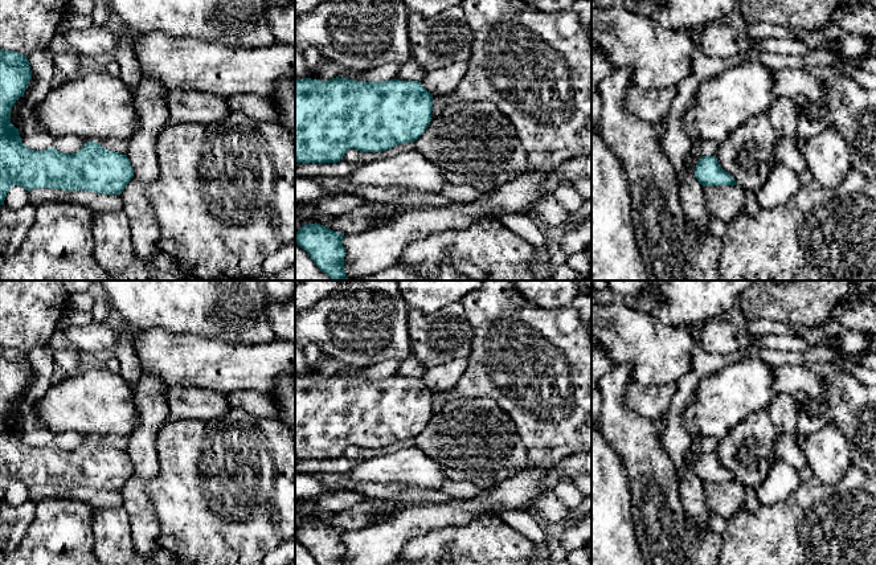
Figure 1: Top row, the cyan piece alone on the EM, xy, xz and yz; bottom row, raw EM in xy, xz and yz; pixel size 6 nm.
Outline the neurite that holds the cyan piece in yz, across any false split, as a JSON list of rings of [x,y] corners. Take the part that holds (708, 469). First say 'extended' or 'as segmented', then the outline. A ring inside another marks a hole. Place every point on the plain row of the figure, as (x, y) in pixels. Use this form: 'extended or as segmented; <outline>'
as segmented; [[[703,453],[695,464],[695,472],[703,482],[737,482],[736,476],[725,468],[716,453]]]

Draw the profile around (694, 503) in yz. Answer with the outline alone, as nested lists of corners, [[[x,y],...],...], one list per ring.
[[[691,435],[691,446],[685,455],[685,471],[680,476],[681,505],[685,520],[699,525],[709,525],[709,508],[707,507],[704,484],[695,472],[695,464],[704,453],[700,446],[701,435]]]

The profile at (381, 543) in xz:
[[[558,464],[528,466],[476,498],[409,505],[386,520],[347,531],[344,565],[389,565],[400,558],[406,543],[423,532],[460,527],[480,515],[495,515],[496,508],[529,511],[535,499],[550,491],[547,486],[550,475],[562,475]]]

